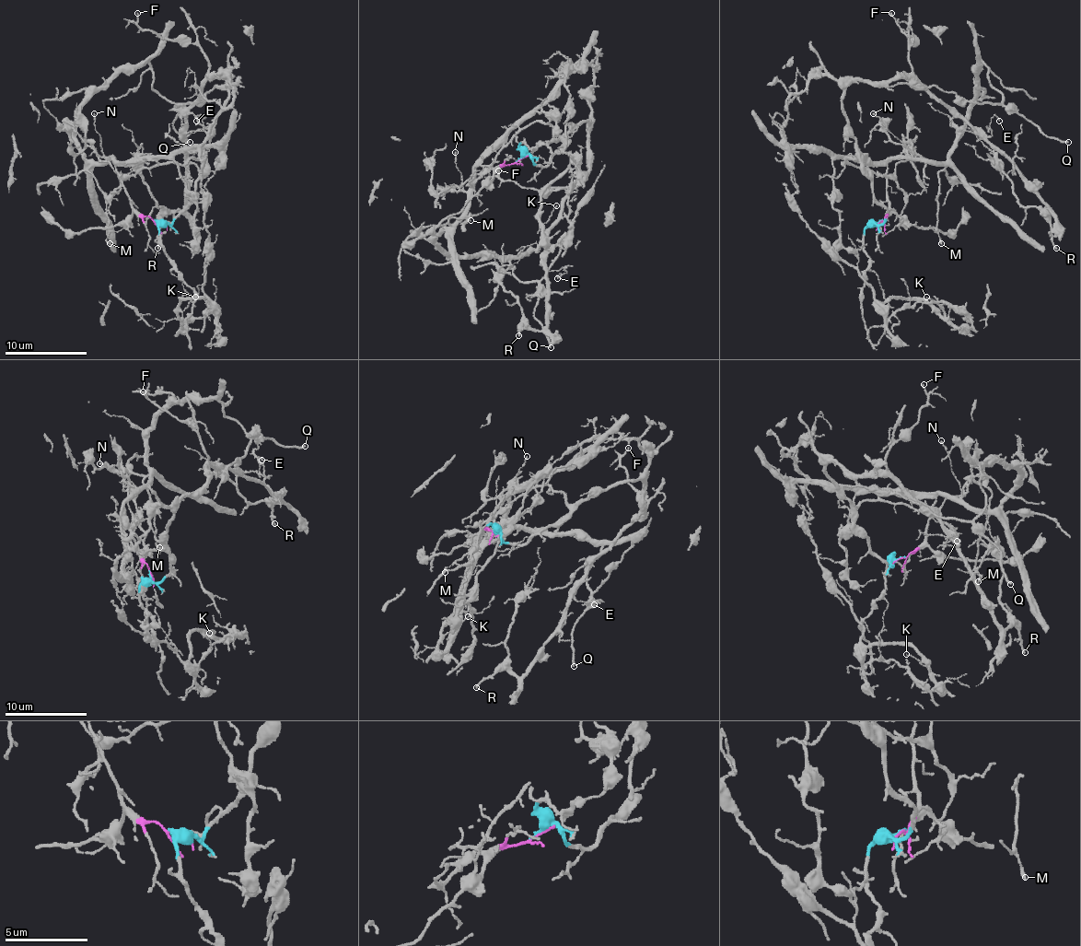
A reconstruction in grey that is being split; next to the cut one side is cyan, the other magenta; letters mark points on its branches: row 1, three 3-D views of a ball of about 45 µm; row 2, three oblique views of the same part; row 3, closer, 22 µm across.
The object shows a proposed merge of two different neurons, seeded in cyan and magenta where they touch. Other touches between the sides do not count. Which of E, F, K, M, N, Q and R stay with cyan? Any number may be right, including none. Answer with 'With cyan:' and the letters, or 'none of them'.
With cyan: E, F, R

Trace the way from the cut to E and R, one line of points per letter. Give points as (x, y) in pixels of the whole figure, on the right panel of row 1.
E: (880, 221), (885, 207), (862, 164), (843, 90), (915, 77), (977, 131), (989, 135), (993, 115), (999, 121)
R: (880, 221), (885, 207), (874, 197), (842, 99), (854, 82), (915, 77), (1007, 160), (1051, 209), (1057, 248)

